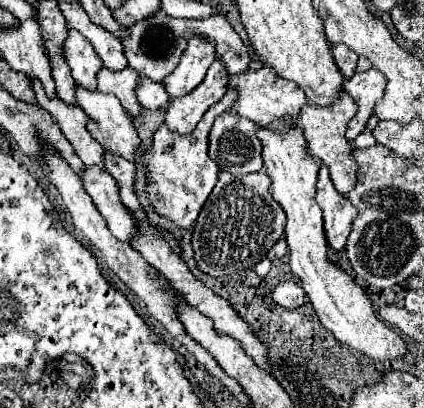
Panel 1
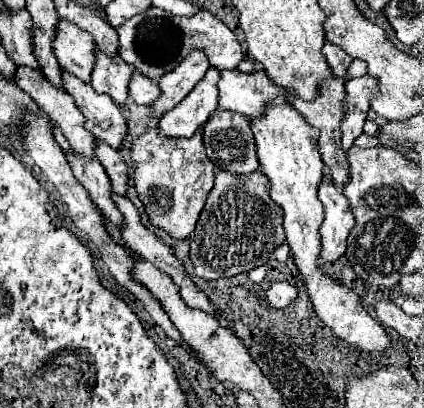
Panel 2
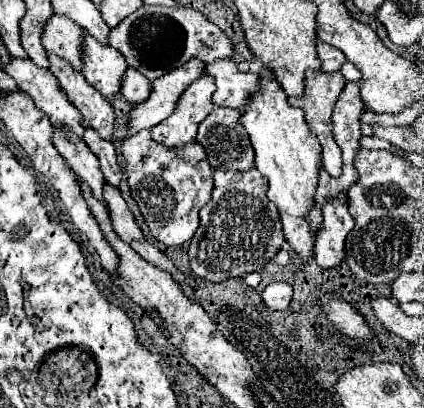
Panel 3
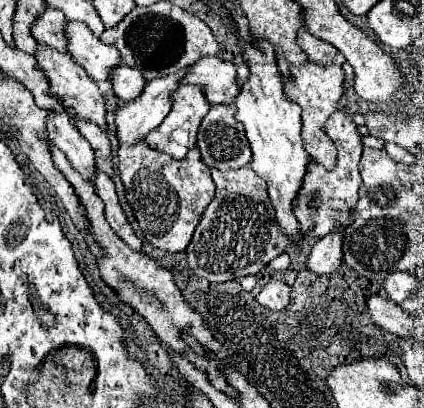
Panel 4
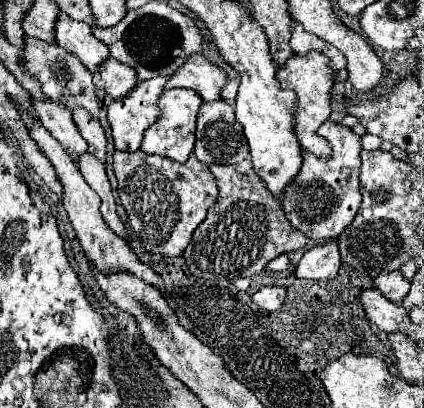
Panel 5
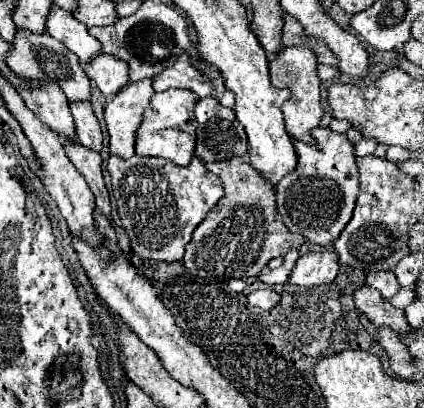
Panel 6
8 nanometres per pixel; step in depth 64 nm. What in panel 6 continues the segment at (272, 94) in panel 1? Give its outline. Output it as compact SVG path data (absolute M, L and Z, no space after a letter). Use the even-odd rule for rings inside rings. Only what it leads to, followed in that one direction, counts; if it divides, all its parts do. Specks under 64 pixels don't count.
M180 54L172 66L160 72L160 76L152 76L152 88L154 92L164 92L168 88L186 88L192 90L198 98L212 96L212 86L208 78L204 78L194 68L194 60L188 54Z

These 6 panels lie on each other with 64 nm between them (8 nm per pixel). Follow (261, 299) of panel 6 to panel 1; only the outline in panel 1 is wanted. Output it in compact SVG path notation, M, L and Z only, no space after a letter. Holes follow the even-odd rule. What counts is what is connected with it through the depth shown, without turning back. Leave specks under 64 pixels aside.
M280 282L272 288L272 300L282 308L298 308L306 302L306 294L296 282Z

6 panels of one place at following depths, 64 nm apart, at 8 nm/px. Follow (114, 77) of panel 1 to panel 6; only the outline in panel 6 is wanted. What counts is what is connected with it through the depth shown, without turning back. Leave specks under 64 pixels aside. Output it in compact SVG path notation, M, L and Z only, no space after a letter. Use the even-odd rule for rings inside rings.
M56 4L52 8L52 12L48 12L46 32L50 36L54 36L56 40L60 40L70 52L74 52L78 56L80 64L88 64L90 58L94 58L102 52L100 42L88 34L86 26L80 24L70 12L56 8Z

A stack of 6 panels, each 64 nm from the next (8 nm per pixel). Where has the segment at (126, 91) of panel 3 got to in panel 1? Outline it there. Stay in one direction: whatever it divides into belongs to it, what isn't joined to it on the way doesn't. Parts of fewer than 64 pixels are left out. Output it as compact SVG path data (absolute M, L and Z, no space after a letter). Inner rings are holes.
M146 76L140 78L140 84L136 86L136 98L142 106L150 110L158 110L168 104L168 94L162 84L156 84L154 80L148 80Z

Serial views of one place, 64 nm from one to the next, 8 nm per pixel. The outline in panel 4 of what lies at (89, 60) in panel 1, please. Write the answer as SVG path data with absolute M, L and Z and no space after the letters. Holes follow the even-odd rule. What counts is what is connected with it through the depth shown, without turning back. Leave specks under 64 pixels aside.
M48 4L40 14L40 20L32 24L32 36L36 36L38 42L44 42L60 52L68 52L64 40L64 14Z

